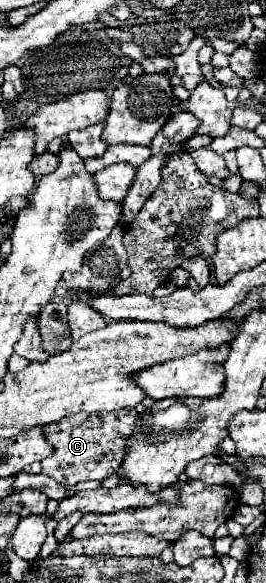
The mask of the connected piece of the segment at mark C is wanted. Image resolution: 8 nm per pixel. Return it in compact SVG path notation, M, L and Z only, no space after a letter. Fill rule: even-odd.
M132 407L114 411L86 413L84 411L64 417L58 423L42 427L44 437L54 447L54 455L44 459L42 473L64 485L76 485L80 481L104 481L116 469L126 453L126 443L132 439L140 421L138 411Z

